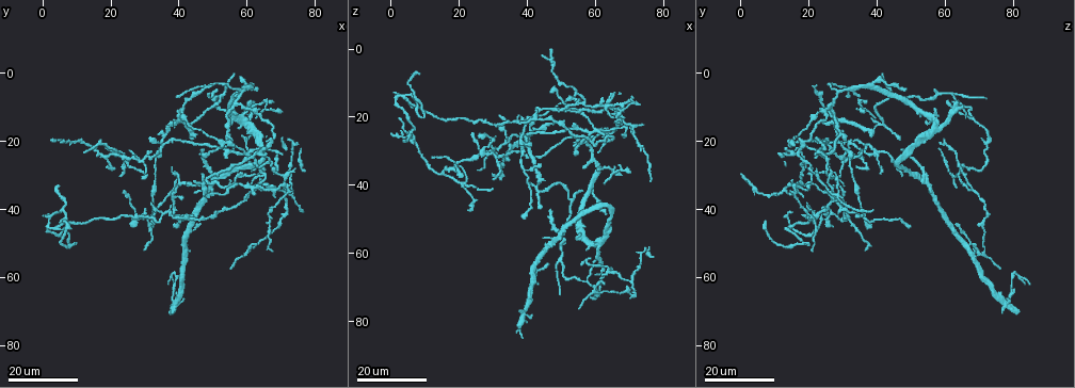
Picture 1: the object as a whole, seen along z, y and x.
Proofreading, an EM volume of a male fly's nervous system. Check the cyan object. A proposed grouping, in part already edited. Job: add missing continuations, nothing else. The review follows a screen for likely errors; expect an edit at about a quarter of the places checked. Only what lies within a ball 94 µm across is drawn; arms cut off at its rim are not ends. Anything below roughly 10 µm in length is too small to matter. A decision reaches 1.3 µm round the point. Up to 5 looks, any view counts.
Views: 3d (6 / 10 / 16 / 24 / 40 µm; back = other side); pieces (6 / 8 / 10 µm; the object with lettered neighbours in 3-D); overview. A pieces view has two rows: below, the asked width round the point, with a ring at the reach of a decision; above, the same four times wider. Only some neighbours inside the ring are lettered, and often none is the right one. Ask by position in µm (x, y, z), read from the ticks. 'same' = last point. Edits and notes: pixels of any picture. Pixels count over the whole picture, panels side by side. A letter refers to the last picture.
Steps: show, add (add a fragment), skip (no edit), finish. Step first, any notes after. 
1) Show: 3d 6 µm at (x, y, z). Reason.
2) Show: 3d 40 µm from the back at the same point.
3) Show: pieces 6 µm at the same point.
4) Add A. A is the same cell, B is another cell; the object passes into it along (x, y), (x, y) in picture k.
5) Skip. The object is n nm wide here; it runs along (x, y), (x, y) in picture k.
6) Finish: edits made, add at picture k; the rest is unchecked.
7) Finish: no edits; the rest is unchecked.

Show: 3d 24 µm at (51.5, 5.0, 57.5). An open end.

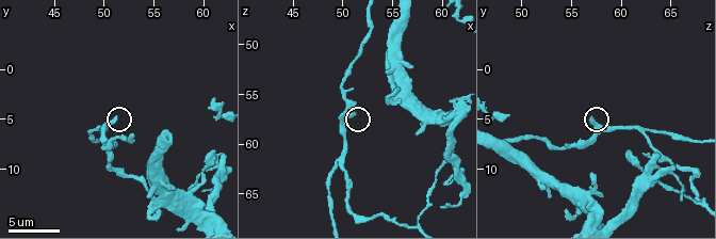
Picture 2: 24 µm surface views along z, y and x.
Show: 3d 6 µm at (51.0, 5.0, 56.8). Closer look.

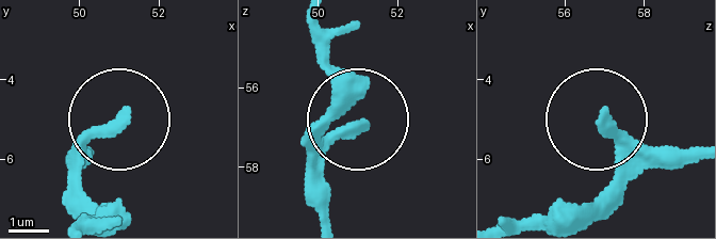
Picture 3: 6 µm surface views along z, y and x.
Show: pieces 6 µm at (51.05, 4.90, 57.05). See the neighbours.

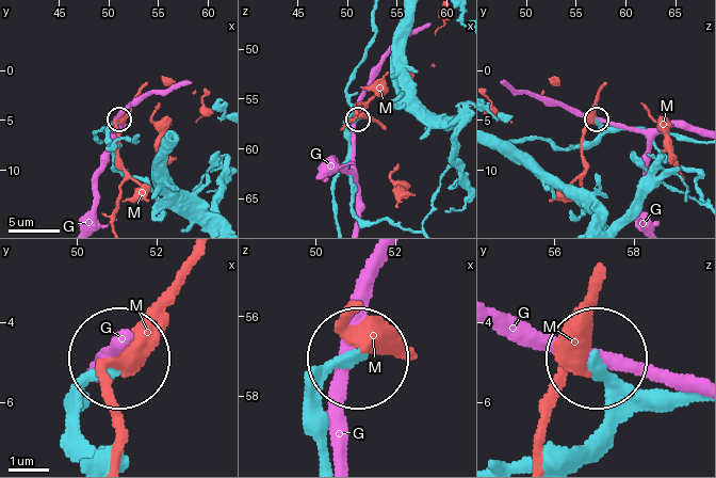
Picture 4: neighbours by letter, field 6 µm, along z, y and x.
Skip. G and M are other cells; it runs along (689, 402), (629, 396), (601, 365) in picture 4; no lettered fragment goes on from it.

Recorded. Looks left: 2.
Show: 3d 24 µm at (39.0, 15.0, 24.0). Branch stops here.

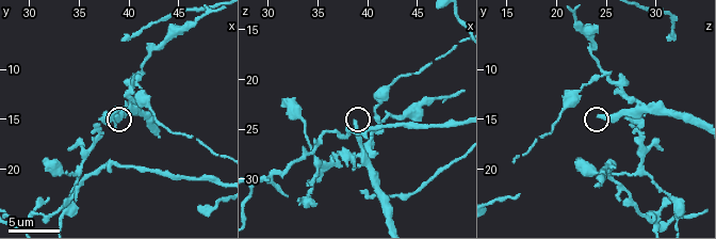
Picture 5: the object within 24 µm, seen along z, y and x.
Show: pieces 10 µm at (38.6, 14.4, 24.4).

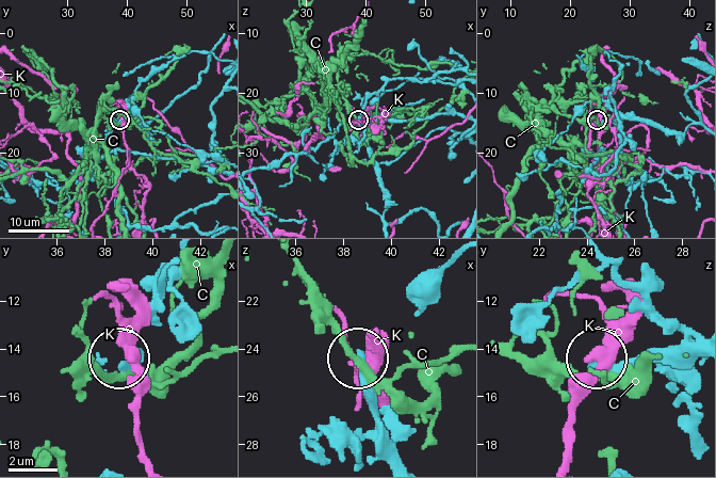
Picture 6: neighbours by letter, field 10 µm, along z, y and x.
Skip. The object is 300 nm wide here; C and K are other cells; it runs along (402, 460), (379, 417), (361, 359) in picture 6; no lettered fragment goes on from it.

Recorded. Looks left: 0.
Finish: no edits; the rest is unchecked.

